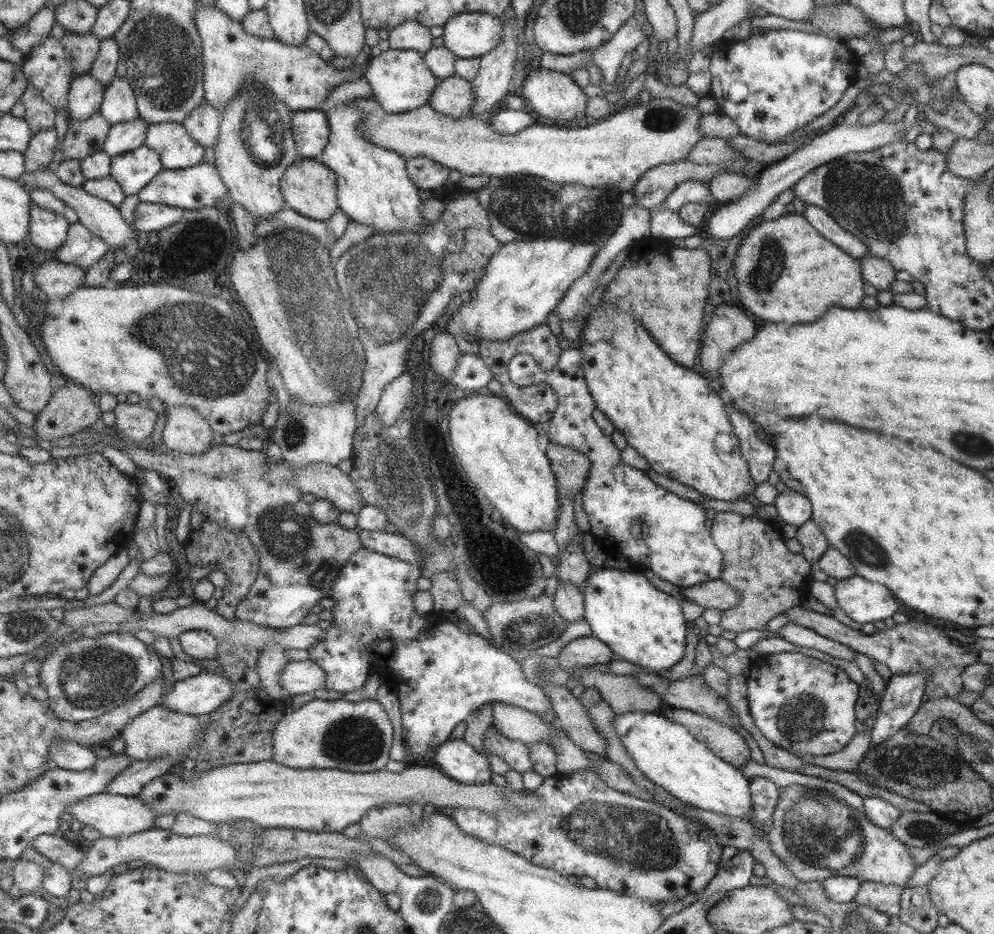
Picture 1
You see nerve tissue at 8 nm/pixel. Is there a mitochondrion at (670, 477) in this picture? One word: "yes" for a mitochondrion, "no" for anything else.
no

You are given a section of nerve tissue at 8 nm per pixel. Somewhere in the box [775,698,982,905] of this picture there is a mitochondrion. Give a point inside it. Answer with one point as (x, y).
(819, 832)

